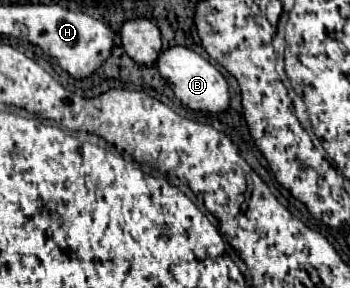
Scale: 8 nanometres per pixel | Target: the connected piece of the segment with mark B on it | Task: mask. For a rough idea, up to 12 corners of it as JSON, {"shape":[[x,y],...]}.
{"shape":[[185,46],[157,70],[187,108],[217,114],[229,88],[213,64]]}

